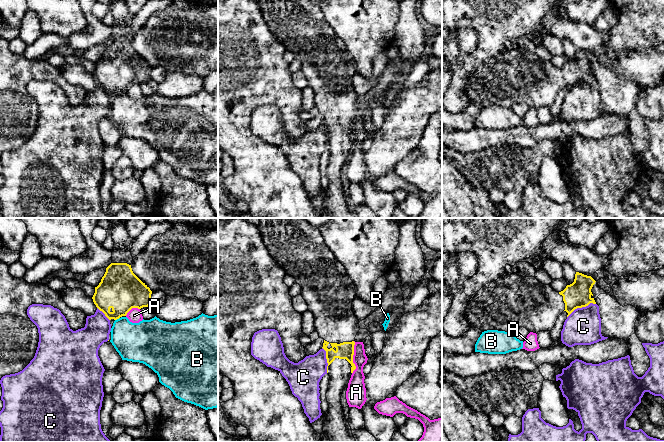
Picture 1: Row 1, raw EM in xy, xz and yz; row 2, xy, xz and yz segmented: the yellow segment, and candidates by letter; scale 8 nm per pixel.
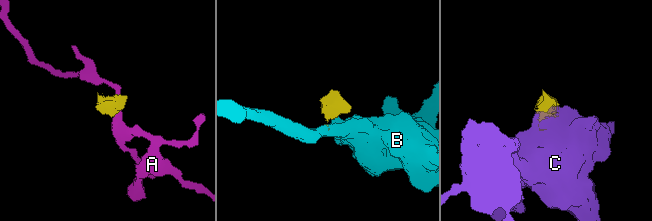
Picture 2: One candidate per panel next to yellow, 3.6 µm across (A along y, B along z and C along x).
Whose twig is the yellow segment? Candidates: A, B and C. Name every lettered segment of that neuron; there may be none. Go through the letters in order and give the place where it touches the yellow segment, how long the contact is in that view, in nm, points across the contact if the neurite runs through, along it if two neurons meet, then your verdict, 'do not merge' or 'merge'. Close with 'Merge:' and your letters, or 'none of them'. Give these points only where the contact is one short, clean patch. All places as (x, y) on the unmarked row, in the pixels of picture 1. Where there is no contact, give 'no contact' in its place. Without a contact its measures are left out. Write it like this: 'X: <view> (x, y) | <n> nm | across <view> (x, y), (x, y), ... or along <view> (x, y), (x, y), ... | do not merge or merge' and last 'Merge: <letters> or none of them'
A: xz (352, 133) | 260 nm | along xz (354, 117), (353, 139), (355, 145), (352, 149) | do not merge
B: xy (117, 94) | 50 nm | do not merge
C: yz (581, 83) | 260 nm | along yz (595, 79), (589, 79), (576, 84), (567, 93) | do not merge
Merge: none of them

